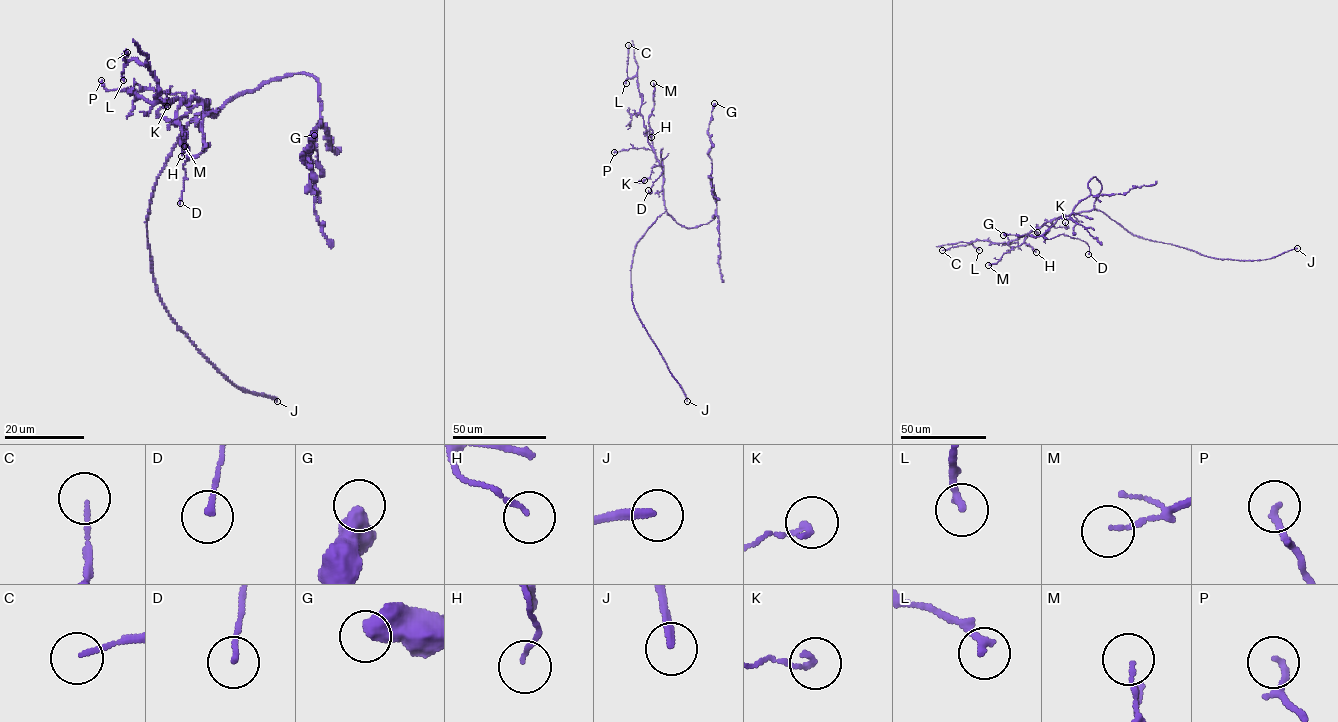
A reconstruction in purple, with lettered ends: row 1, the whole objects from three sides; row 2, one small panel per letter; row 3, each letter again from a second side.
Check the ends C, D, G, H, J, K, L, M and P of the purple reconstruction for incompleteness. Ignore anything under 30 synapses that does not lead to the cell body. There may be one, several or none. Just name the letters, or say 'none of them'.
J

